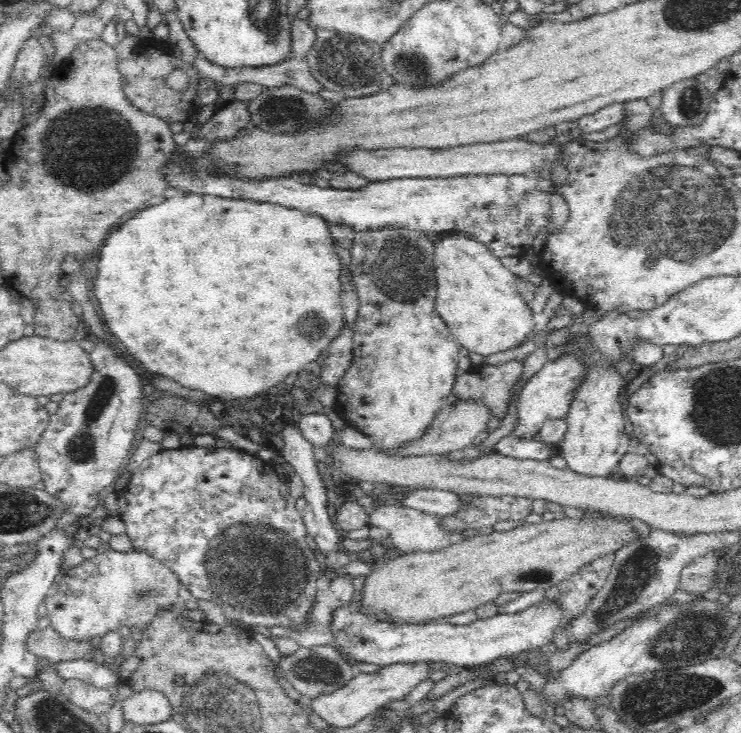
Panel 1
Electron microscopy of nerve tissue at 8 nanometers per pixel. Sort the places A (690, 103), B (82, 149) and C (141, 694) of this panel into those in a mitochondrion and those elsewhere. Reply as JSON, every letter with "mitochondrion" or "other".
{"A":"mitochondrion","B":"mitochondrion","C":"other"}

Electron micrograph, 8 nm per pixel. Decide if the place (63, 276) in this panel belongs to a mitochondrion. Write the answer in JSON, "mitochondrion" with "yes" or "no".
{"mitochondrion":"no"}

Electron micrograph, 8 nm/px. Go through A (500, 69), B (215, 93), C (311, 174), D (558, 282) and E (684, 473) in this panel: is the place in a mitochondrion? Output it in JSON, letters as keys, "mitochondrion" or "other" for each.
{"A":"other","B":"other","C":"other","D":"other","E":"other"}

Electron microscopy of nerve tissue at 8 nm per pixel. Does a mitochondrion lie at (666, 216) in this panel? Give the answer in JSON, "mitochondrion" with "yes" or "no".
{"mitochondrion":"yes"}

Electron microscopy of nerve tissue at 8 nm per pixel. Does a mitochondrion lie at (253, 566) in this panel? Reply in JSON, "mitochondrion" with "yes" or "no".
{"mitochondrion":"yes"}

